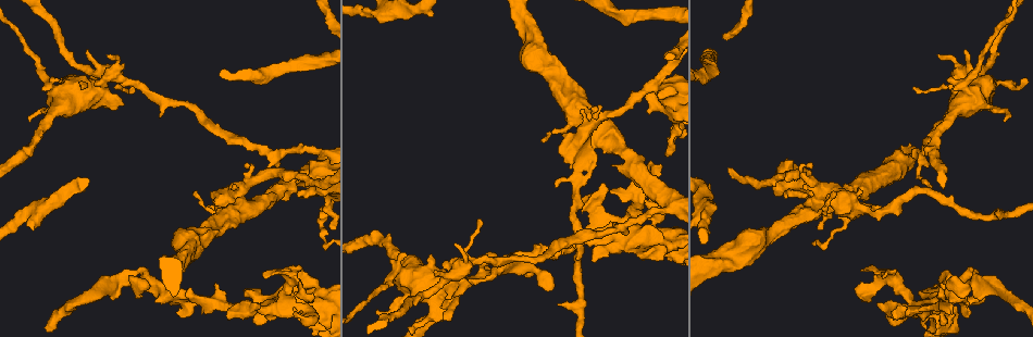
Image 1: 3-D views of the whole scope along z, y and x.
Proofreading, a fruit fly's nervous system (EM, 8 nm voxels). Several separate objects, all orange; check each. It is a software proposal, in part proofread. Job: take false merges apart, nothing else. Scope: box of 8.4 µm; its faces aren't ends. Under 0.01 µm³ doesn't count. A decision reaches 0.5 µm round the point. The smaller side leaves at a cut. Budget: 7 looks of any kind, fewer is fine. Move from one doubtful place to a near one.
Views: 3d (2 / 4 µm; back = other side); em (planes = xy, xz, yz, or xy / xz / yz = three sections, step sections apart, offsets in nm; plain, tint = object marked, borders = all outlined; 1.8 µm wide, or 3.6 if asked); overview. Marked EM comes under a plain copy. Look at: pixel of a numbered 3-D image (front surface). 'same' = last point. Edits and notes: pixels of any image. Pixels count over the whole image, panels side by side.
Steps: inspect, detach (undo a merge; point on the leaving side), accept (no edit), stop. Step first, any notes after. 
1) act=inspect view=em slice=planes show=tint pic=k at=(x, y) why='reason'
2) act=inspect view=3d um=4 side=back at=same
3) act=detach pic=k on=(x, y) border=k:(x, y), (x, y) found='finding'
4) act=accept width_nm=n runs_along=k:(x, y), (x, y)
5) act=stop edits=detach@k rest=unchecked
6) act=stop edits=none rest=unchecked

act=inspect view=em slice=xy step=8 show=tint pic=1 at=(608, 248) why='calibre changes'

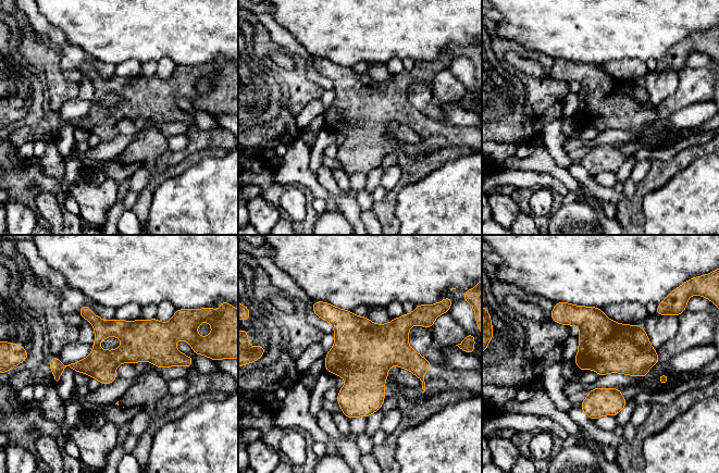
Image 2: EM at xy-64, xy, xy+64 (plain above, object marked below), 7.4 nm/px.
act=accept found='all the same neuron'

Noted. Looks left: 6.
act=inspect view=em um=3.6 slice=planes show=tint pic=1 at=(781, 175) why='calibre changes'

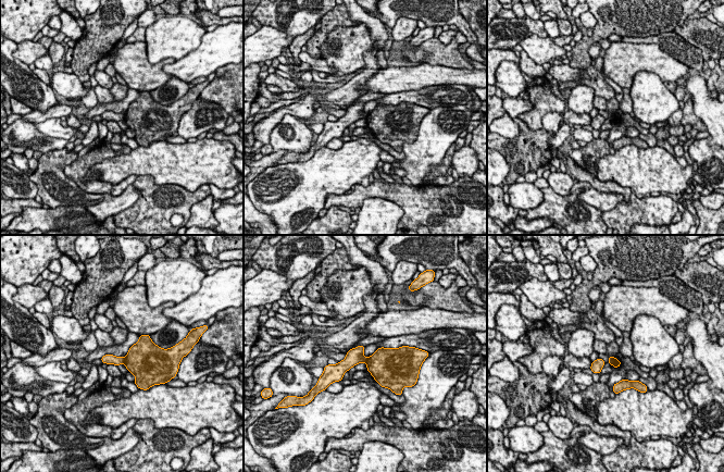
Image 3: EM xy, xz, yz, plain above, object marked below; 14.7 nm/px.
act=accept width_nm=130 found='one neuron here'

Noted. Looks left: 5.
act=inspect view=em um=3.6 slice=xz step=8 show=tint pic=1 at=(990, 87) why='calibre changes'

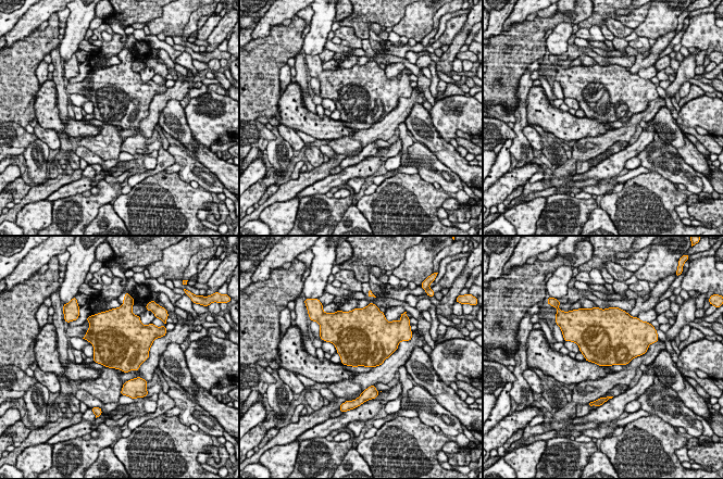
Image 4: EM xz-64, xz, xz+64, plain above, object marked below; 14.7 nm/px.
act=inspect view=em um=3.6 slice=planes show=tint at=same why='cut it another way'

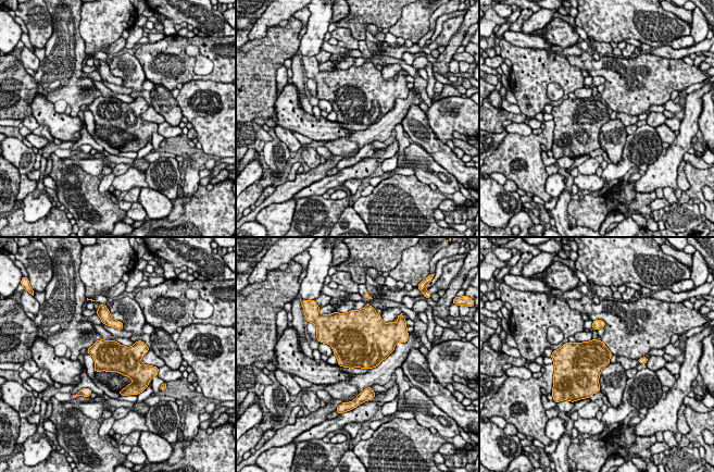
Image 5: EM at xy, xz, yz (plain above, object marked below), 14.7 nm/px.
act=accept found='one neuron here'

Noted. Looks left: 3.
act=stop edits=none rest=unchecked

